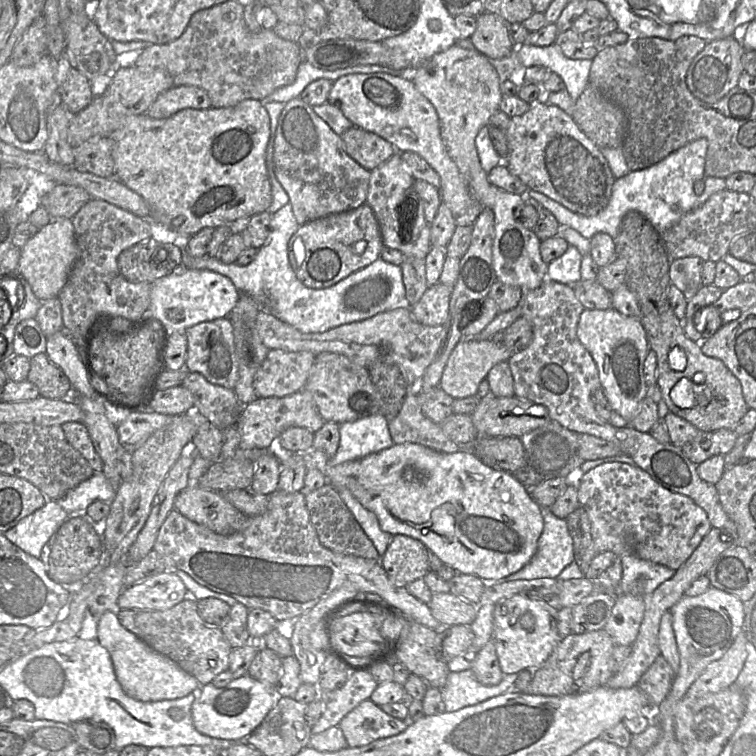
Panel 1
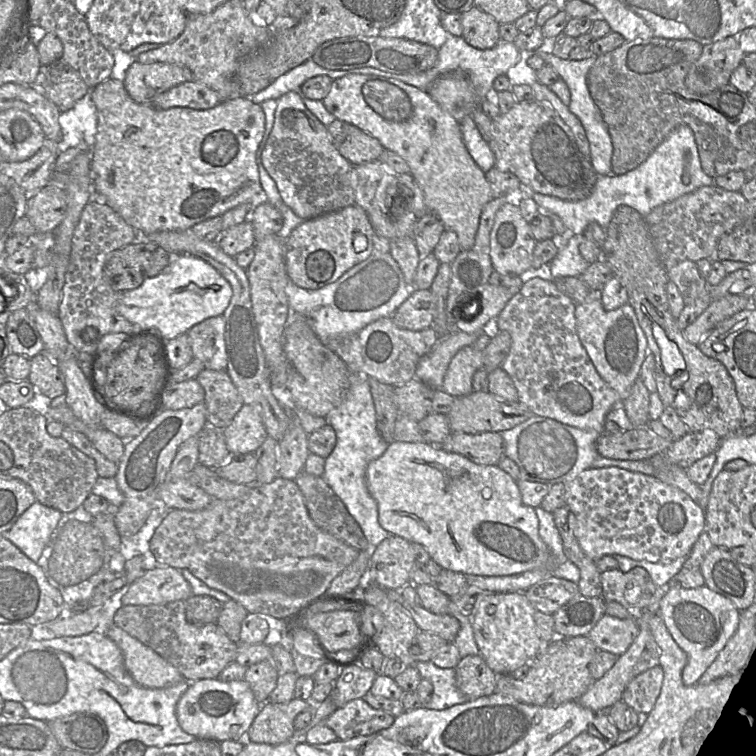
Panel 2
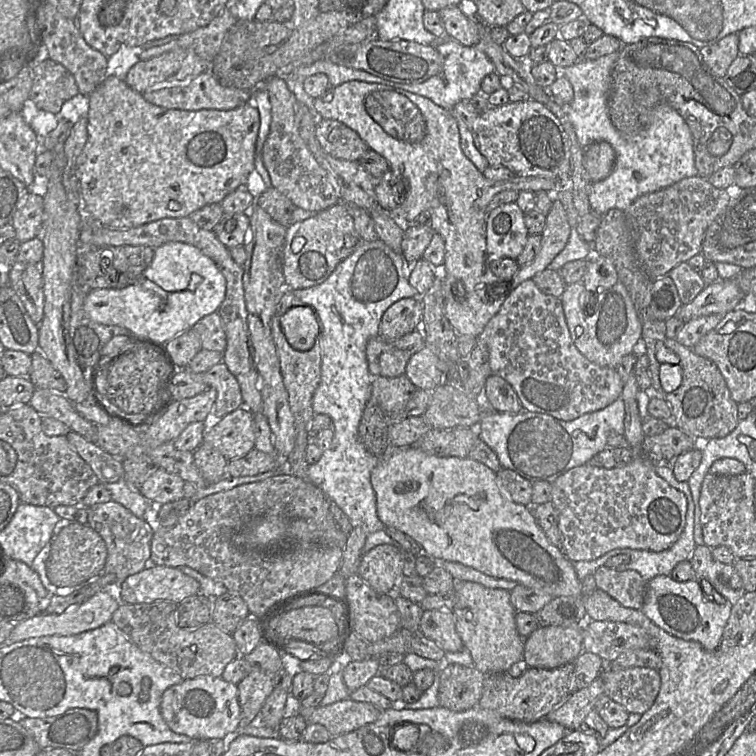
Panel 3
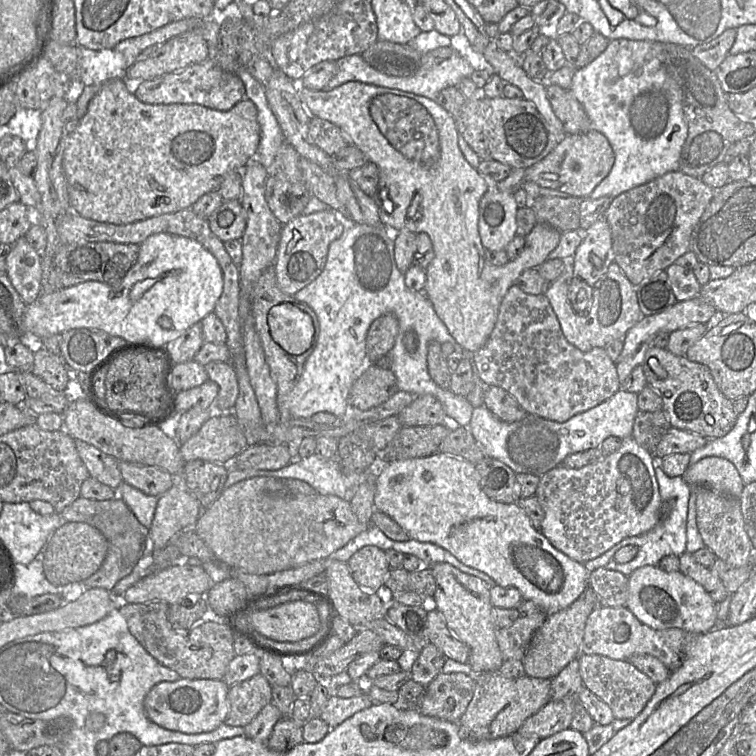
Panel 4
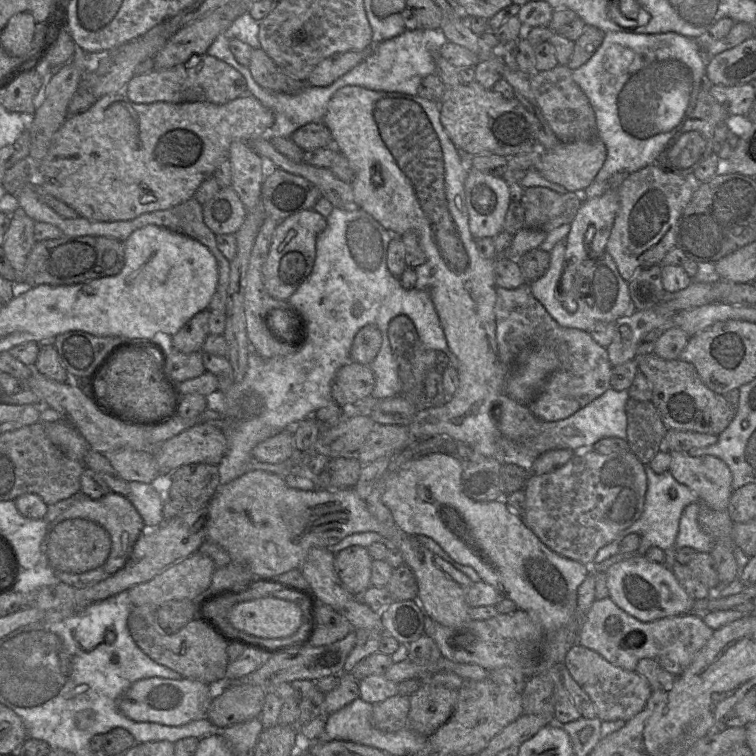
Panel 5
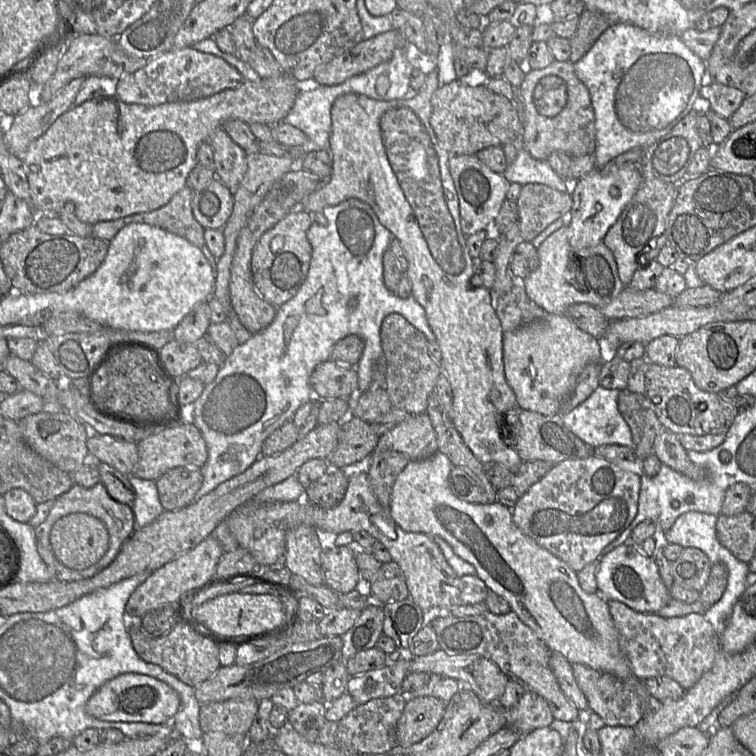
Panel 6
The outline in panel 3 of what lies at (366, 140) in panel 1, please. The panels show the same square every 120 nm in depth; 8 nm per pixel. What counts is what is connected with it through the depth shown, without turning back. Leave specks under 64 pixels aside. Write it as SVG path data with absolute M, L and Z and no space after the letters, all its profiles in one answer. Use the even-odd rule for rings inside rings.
M337 120L317 121L315 134L321 147L338 159L359 161L369 150L354 130Z

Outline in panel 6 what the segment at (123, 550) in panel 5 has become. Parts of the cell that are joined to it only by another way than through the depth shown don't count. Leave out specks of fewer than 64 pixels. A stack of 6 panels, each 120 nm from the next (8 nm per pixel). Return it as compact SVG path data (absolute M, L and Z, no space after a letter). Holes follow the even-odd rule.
M97 483L93 487L82 487L80 485L74 484L71 489L59 497L57 497L55 503L50 510L47 518L37 526L35 529L36 536L36 546L39 555L45 562L45 564L50 564L51 554L54 554L51 549L50 543L50 532L54 523L59 520L61 517L64 517L71 513L86 513L91 516L96 517L101 520L105 525L109 533L109 547L104 556L95 564L89 566L88 568L78 570L80 574L98 574L106 567L108 567L113 560L118 555L124 542L132 535L136 530L136 521L135 516L132 510L132 506L118 502L114 500L102 483Z

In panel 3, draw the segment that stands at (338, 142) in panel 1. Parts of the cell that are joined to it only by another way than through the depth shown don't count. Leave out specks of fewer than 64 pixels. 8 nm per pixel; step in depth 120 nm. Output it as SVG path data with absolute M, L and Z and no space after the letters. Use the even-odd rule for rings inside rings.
M274 75L265 82L265 89L271 103L270 132L264 143L262 159L267 169L272 187L276 188L293 204L314 213L323 211L342 201L338 183L315 159L299 135L294 120L295 95L289 90L285 81Z

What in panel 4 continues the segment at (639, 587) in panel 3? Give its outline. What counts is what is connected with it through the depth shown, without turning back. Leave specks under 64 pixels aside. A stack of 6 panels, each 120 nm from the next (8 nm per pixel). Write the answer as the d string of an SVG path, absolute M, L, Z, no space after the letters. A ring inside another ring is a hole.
M602 567L590 573L588 588L595 592L602 606L626 607L628 579L628 576L620 572Z

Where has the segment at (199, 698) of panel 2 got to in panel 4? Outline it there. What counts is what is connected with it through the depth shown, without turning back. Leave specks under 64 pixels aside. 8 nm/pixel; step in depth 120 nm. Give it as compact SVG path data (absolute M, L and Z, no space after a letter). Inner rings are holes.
M180 678L175 682L160 682L144 698L145 713L152 722L171 731L186 734L210 732L227 717L228 689L223 680Z

